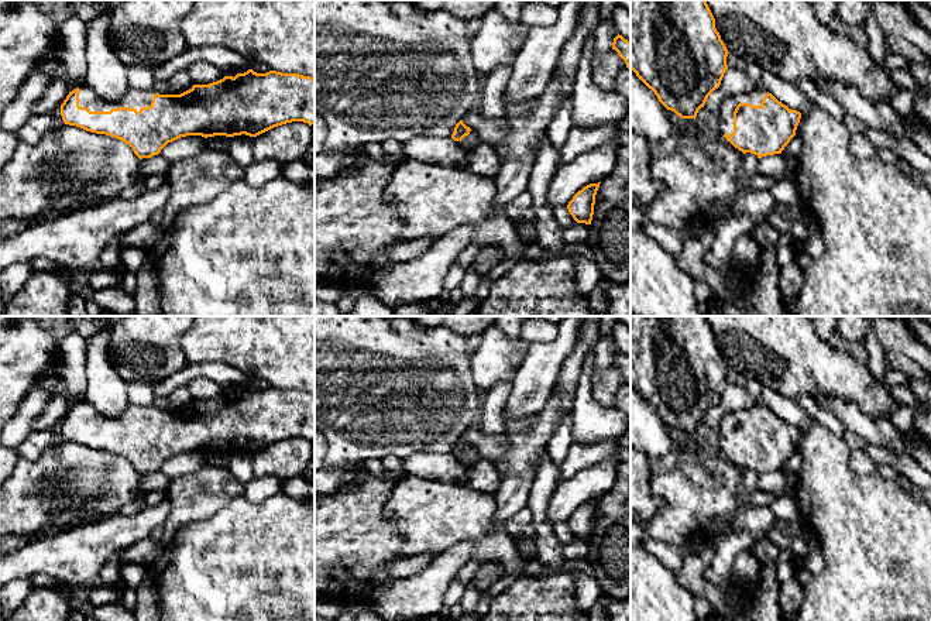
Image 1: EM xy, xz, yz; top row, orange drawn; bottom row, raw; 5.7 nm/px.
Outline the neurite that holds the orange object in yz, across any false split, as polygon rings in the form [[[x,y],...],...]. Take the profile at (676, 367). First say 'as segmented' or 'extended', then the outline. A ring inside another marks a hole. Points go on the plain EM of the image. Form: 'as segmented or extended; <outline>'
as segmented; [[[631,316],[631,385],[636,392],[655,408],[659,418],[674,428],[681,435],[695,435],[701,423],[704,423],[708,412],[719,404],[725,387],[728,385],[728,366],[715,344],[715,334],[705,316]]]

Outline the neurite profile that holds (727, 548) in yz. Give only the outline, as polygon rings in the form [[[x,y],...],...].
[[[731,532],[719,538],[715,545],[715,553],[710,567],[705,572],[705,579],[714,584],[731,583],[732,565],[735,557],[749,549],[755,542],[767,538],[769,533],[738,533]]]

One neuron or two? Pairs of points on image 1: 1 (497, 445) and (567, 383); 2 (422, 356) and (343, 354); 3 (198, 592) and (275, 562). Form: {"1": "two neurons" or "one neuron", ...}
{"1": "two neurons", "2": "one neuron", "3": "one neuron"}

